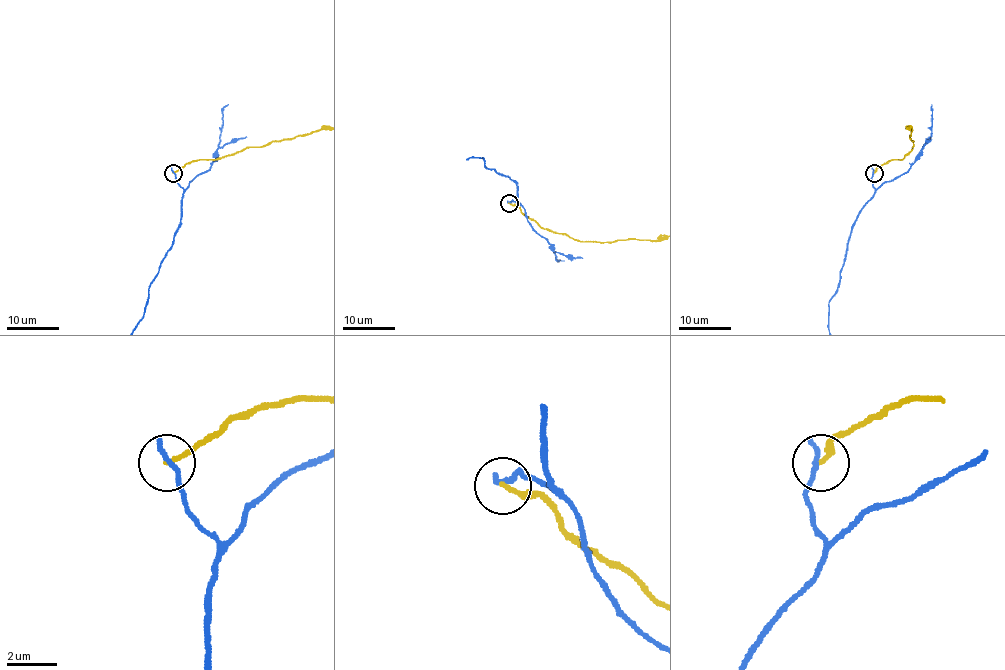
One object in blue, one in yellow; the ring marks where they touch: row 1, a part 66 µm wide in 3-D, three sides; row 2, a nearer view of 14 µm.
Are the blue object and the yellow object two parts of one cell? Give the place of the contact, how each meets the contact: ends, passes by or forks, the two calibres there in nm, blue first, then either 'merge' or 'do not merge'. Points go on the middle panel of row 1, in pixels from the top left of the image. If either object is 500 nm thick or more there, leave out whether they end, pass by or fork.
at (509, 203); blue ends there; yellow ends there; 240 nm thick on the blue side, 190 nm on the other; do not merge

